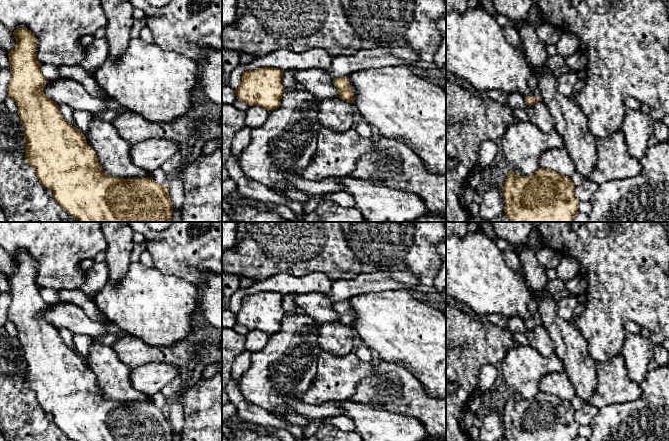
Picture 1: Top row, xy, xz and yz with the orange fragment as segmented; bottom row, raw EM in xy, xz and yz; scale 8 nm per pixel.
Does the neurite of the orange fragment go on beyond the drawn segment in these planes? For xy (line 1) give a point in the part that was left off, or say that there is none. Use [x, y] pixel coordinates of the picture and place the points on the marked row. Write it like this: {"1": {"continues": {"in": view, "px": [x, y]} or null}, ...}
{"1": {"continues": null}}

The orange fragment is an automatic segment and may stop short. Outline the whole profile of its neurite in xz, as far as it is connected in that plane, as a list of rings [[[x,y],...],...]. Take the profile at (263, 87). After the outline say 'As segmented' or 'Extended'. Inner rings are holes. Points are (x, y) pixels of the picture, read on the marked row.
[[[262,67],[248,70],[241,76],[236,90],[237,99],[248,106],[261,106],[273,111],[279,108],[285,88],[282,85],[284,71],[278,68]]]. As segmented

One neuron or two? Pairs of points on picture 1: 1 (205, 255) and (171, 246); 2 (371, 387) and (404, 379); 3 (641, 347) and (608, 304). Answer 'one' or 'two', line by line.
1: one
2: one
3: two

